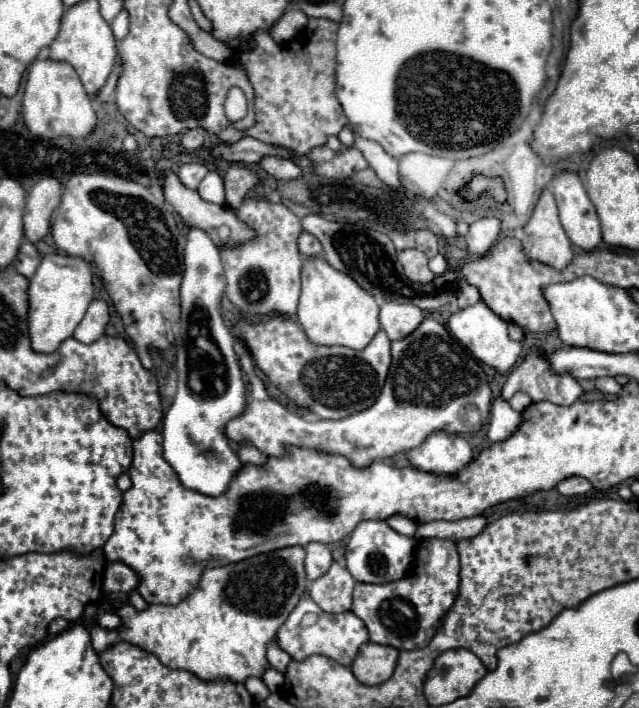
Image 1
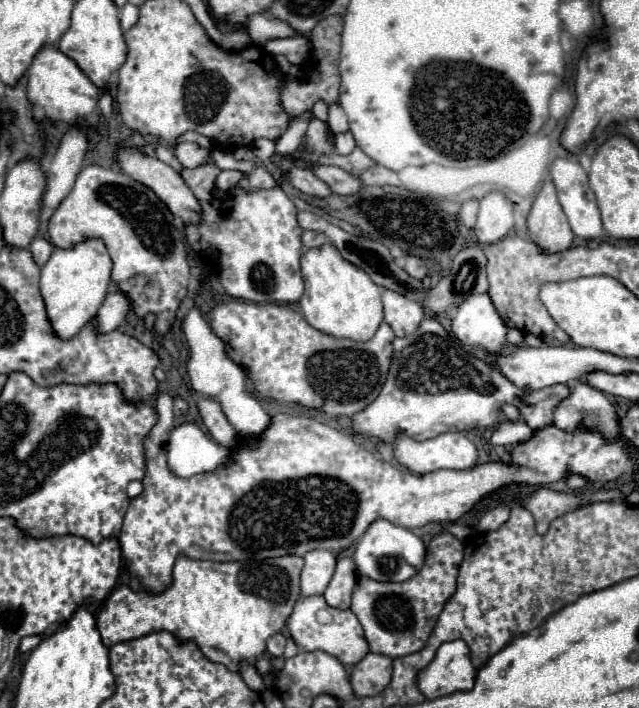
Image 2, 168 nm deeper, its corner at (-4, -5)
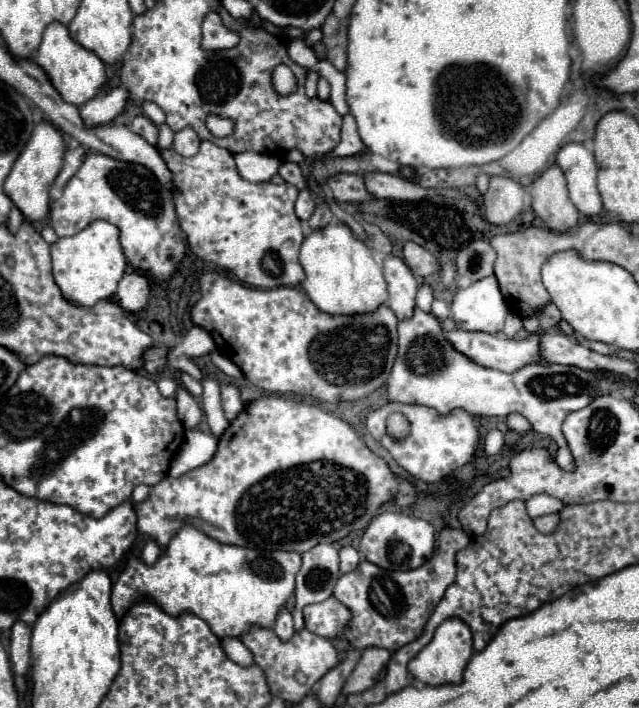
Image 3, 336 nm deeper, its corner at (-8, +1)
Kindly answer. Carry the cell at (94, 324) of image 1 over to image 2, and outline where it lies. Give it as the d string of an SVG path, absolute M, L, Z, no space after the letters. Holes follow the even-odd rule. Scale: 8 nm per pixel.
M120 290L110 292L96 314L96 328L100 332L112 332L126 320L128 312L130 312L128 296Z

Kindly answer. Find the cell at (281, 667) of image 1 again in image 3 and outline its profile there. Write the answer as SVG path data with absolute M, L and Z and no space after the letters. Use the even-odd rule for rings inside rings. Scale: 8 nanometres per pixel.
M282 608L280 616L278 616L278 620L276 620L276 624L274 624L274 632L276 632L276 636L278 636L282 642L288 642L288 640L294 636L292 614L290 614L286 608Z

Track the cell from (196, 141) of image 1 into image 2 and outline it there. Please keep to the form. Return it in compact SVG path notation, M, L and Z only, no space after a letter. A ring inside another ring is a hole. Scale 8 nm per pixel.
M180 142L176 148L174 148L174 154L178 158L178 162L186 168L196 168L200 166L202 162L208 160L208 154L210 150L208 148L202 148L194 142Z

